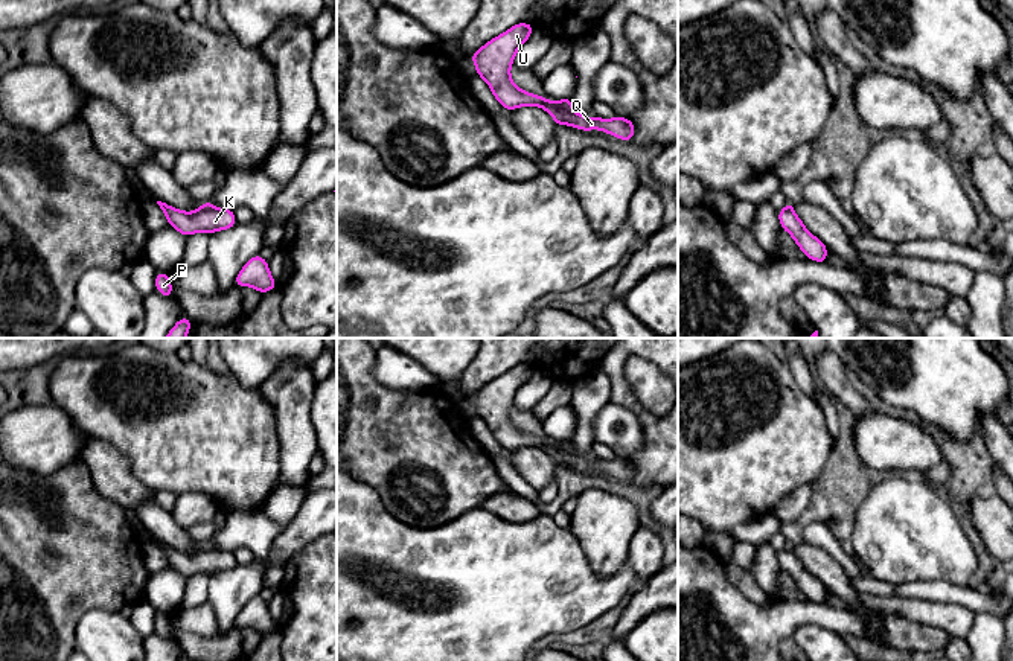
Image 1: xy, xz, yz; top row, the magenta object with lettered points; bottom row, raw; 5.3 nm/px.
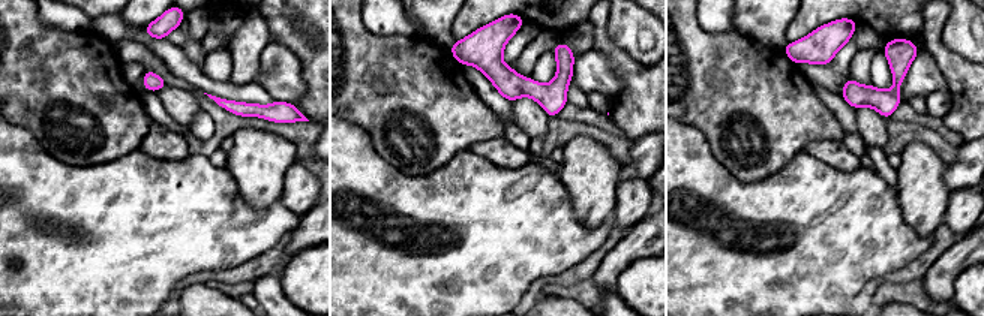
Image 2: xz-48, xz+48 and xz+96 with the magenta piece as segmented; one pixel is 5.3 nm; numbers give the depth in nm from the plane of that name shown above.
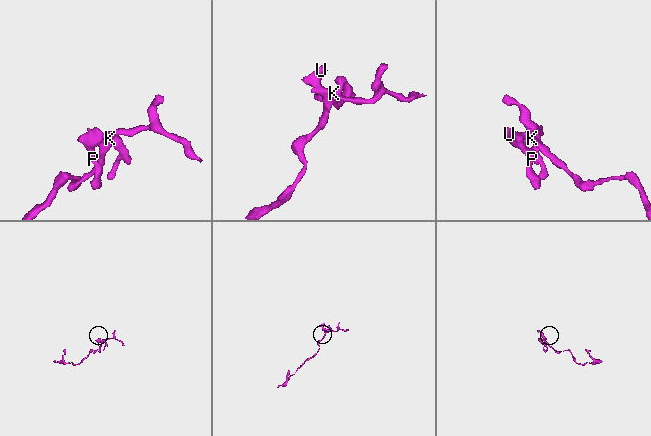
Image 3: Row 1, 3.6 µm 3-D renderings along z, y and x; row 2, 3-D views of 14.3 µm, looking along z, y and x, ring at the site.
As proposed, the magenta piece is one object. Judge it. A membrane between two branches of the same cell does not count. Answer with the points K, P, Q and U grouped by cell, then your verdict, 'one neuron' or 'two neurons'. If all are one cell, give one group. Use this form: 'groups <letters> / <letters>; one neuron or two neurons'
groups K P U / Q; two neurons

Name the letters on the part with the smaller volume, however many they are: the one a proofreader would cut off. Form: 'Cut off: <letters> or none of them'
Cut off: Q

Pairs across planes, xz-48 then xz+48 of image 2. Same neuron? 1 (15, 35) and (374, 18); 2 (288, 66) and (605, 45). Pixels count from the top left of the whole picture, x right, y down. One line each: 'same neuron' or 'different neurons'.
1: different neurons
2: different neurons

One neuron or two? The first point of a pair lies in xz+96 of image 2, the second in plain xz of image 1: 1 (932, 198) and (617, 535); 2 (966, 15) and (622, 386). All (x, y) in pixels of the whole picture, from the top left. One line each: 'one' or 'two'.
1: one
2: two

